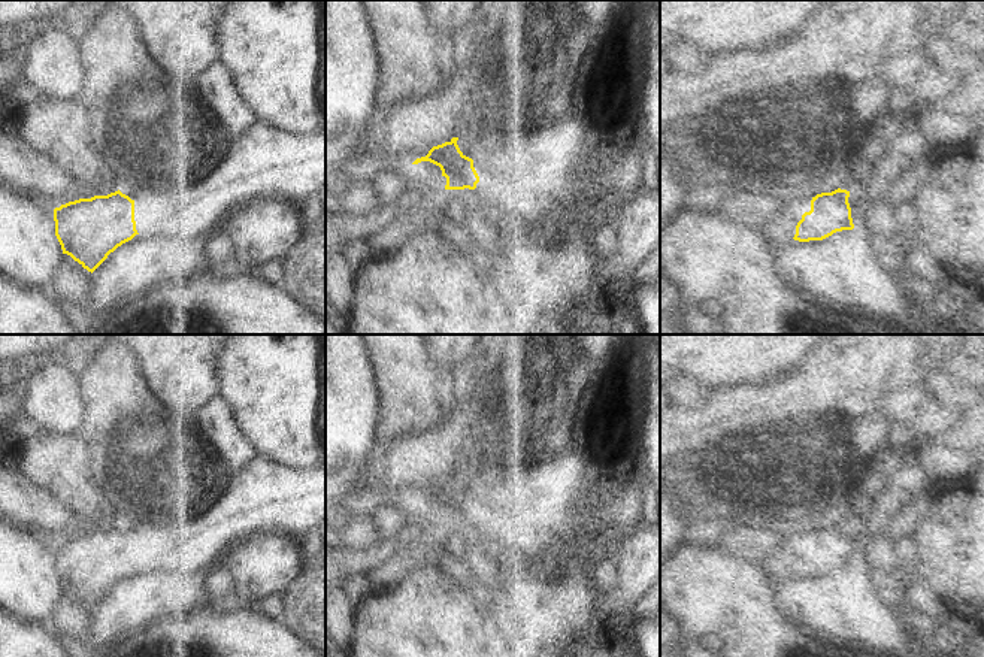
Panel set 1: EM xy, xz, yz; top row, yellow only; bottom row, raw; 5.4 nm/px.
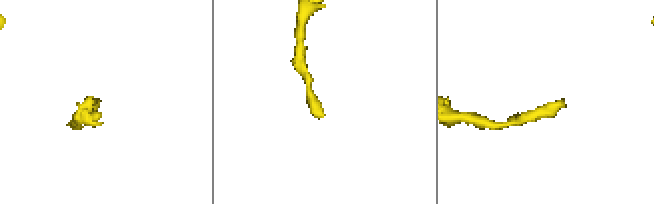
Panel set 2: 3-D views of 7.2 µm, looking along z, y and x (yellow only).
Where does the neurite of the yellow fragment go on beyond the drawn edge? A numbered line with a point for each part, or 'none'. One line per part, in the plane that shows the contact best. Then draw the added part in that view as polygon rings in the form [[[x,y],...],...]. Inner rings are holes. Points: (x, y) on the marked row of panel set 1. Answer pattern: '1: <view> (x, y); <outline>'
1: xy (266, 163); [[[266,121],[234,139],[225,161],[205,182],[166,193],[148,193],[134,200],[136,230],[143,237],[170,234],[218,234],[239,211],[257,200],[294,202],[303,205],[326,188],[326,130],[302,136],[281,130]]]

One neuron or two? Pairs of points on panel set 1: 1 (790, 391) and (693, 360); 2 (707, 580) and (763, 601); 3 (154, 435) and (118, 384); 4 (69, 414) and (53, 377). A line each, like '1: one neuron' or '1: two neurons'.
1: two neurons
2: one neuron
3: one neuron
4: one neuron

